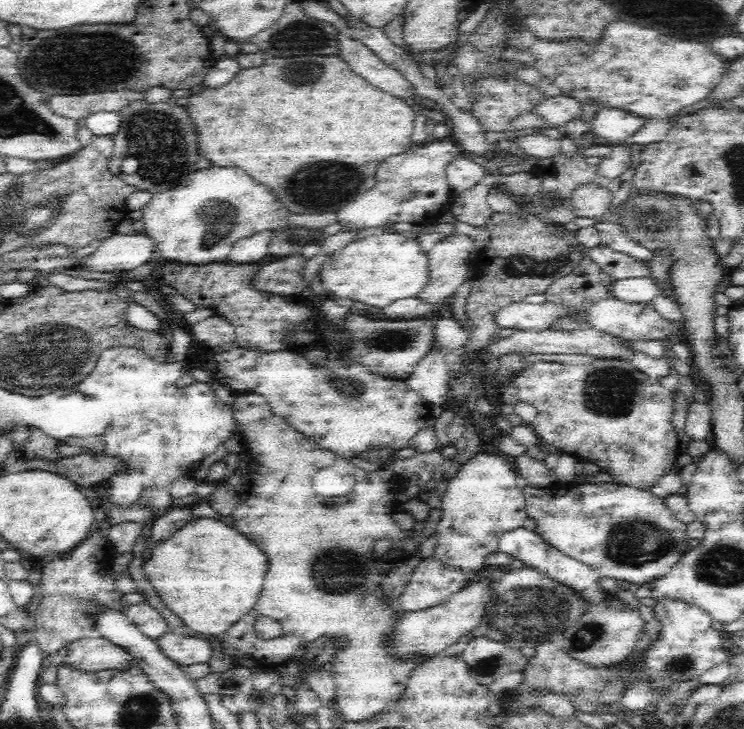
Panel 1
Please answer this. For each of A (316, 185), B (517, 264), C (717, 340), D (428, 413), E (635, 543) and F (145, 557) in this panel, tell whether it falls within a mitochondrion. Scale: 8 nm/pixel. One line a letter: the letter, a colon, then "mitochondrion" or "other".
A: mitochondrion
B: mitochondrion
C: other
D: other
E: mitochondrion
F: other

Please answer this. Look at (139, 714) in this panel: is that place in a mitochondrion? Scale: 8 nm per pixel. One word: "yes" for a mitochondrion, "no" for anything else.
yes

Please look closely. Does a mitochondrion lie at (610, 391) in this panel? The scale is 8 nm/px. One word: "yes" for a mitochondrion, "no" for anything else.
yes

